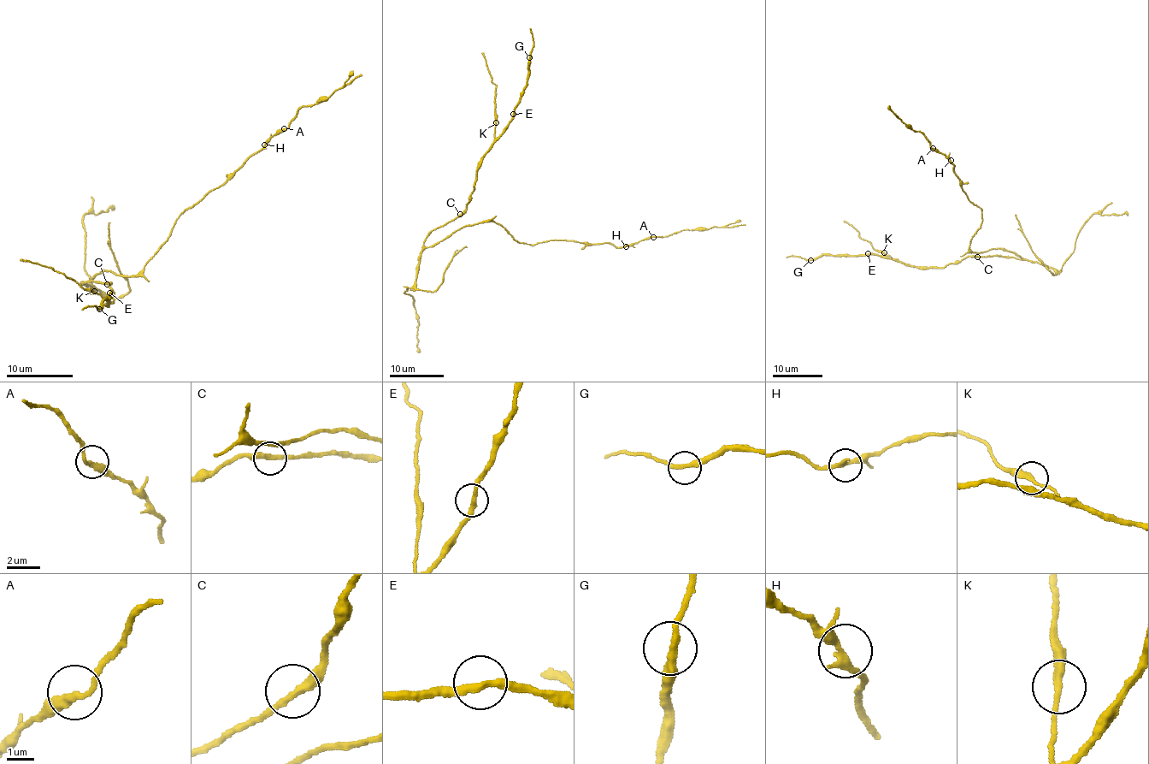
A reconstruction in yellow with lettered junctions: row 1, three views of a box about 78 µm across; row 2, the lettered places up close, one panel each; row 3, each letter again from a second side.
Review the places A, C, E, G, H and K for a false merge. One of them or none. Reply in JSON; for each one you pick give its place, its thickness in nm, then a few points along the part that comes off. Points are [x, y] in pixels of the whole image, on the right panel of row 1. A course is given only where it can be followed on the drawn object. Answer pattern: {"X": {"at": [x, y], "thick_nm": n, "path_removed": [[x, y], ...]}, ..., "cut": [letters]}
{"cut": []}

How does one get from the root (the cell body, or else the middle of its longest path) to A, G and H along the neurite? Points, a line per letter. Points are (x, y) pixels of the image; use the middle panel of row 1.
A: (459, 228), (493, 221), (503, 228), (516, 241), (527, 245), (570, 239), (627, 246), (653, 237)
G: (459, 228), (423, 244), (430, 232), (466, 208), (477, 163), (521, 100), (529, 57)
H: (459, 228), (493, 221), (503, 228), (516, 241), (527, 245), (570, 239), (626, 246)

